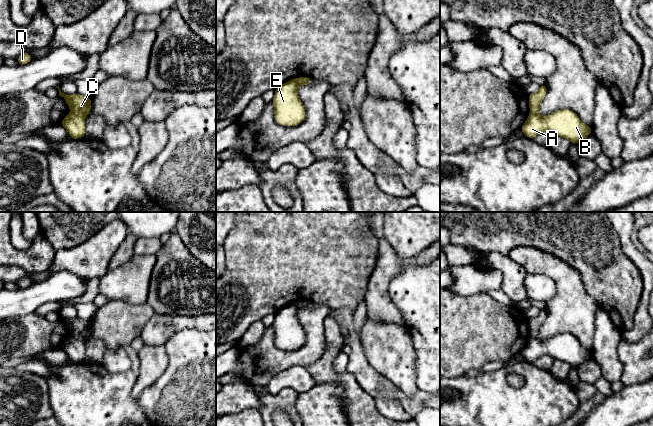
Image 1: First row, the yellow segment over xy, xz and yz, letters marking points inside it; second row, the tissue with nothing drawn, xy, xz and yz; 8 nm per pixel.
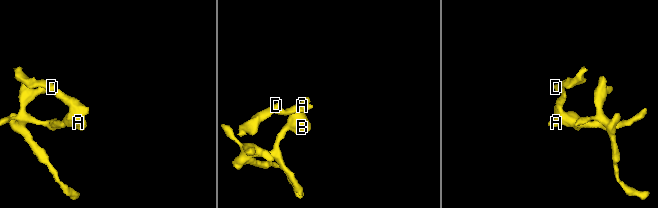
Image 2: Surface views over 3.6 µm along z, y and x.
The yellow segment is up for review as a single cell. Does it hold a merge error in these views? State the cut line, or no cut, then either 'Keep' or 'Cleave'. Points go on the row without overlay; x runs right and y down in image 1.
Split along xy (72, 336), (84, 340). Cleave

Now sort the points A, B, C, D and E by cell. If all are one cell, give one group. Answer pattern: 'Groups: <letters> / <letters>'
Groups: A B E / C D

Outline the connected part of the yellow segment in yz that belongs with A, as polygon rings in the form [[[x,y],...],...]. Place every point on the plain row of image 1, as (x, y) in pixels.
[[[561,333],[544,341],[530,338],[520,355],[530,363],[541,356],[548,355],[554,360],[567,362],[576,369],[592,357],[592,351],[585,349],[575,336]]]

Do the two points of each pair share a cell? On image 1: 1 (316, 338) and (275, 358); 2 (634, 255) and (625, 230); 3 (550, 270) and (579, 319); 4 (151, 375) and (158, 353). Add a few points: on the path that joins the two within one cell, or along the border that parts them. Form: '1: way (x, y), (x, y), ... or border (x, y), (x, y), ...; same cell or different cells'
1: way (307, 348), (298, 357), (285, 358); same cell
2: way (629, 249), (625, 236); same cell
3: way (562, 281), (570, 289), (572, 307); same cell
4: way (151, 370), (155, 358); same cell

